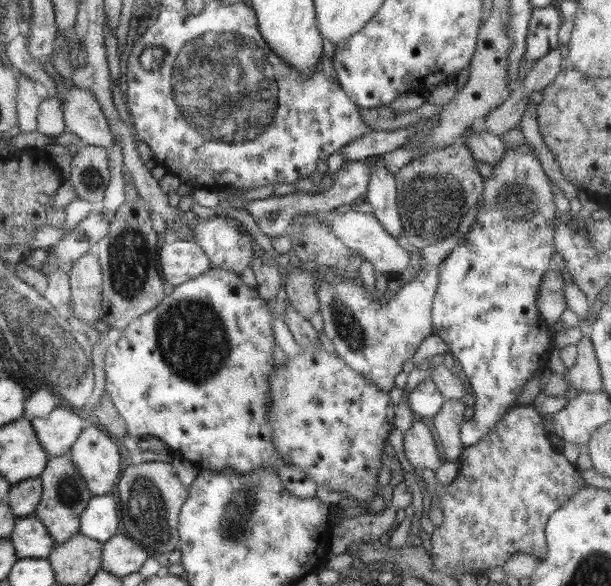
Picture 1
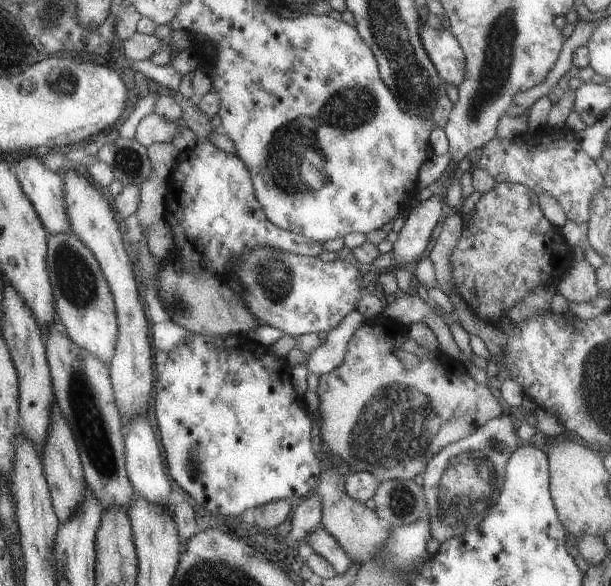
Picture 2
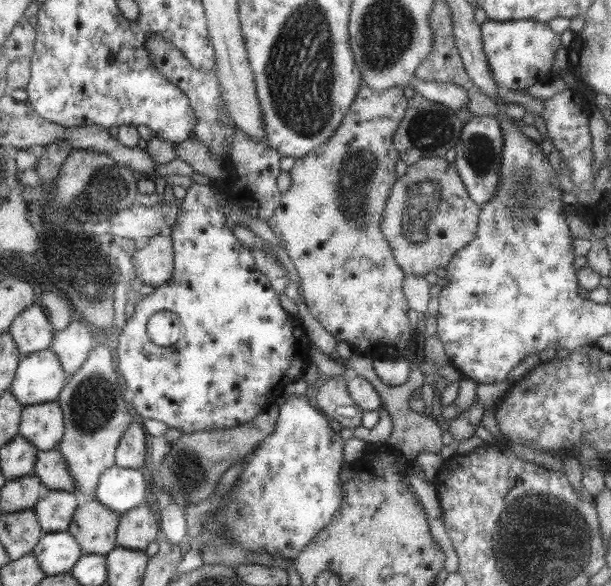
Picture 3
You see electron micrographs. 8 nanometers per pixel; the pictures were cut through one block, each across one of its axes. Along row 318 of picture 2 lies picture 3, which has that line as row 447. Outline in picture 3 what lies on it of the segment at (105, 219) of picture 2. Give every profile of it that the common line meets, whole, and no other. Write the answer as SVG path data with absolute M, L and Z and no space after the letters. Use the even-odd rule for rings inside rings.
M135 422L125 429L114 452L115 466L130 469L138 469L143 466L145 433L144 427Z

